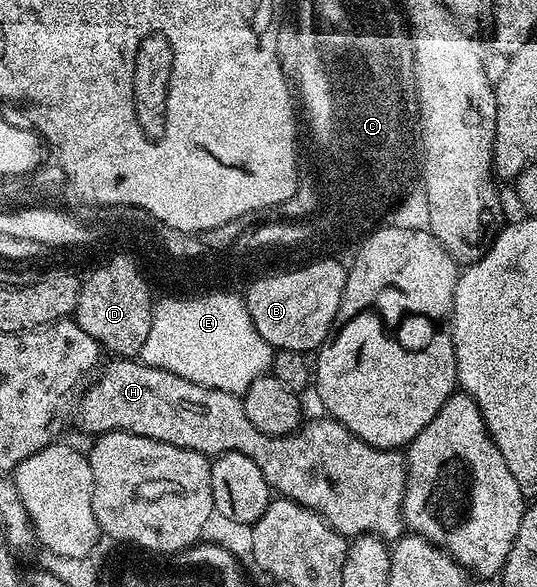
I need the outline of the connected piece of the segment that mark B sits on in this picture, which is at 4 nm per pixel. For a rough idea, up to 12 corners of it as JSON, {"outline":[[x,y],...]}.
{"outline":[[333,257],[249,281],[258,336],[319,351],[337,321]]}

